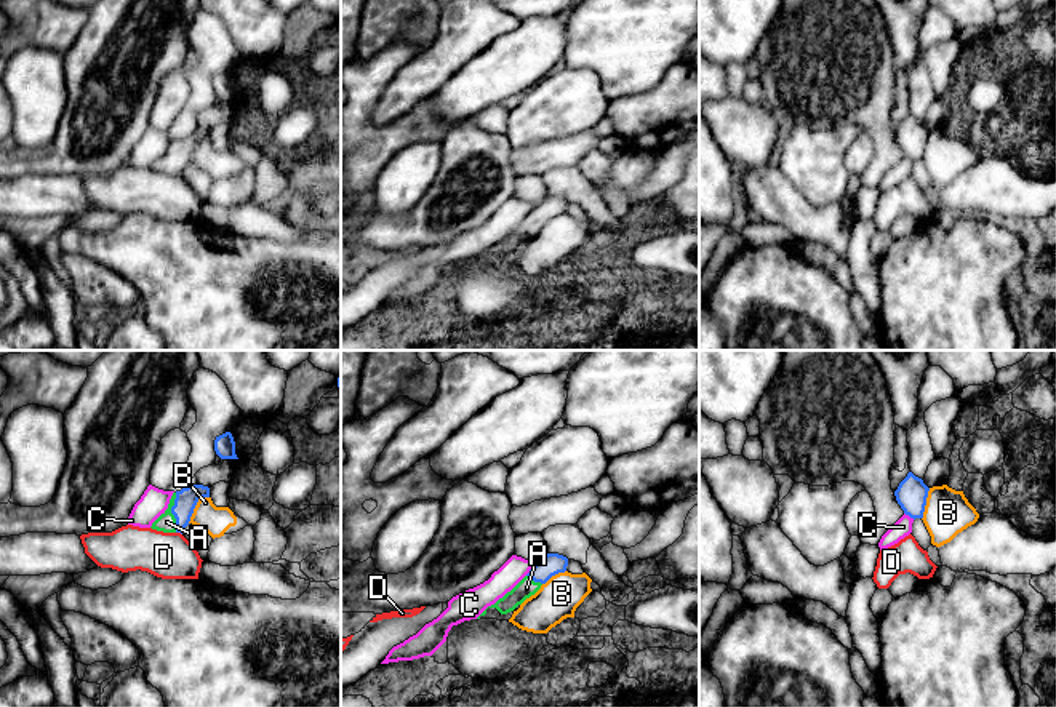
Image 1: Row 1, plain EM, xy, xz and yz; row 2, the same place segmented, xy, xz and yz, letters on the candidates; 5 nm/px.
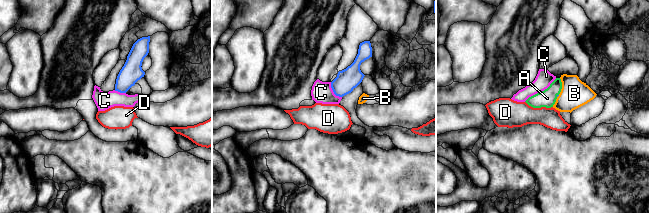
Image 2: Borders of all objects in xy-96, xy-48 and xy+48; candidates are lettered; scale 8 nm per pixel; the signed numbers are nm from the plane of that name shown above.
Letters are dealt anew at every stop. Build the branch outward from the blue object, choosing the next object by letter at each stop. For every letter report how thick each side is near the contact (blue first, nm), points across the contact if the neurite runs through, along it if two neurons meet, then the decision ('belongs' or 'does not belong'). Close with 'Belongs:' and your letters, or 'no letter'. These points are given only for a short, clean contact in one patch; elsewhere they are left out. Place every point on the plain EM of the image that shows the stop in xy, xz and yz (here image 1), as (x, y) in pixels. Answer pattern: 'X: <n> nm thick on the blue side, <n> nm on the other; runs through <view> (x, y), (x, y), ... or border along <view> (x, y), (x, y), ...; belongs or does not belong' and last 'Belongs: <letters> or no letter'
A: 110 nm thick on the blue side, 90 nm on the other; runs through xy (186, 141), (172, 154), (167, 163); belongs
B: 110 nm thick on the blue side, 140 nm on the other; border along xy (208, 138), (197, 144), (188, 163); does not belong
C: 110 nm thick on the blue side, 120 nm on the other; border along xz (540, 202), (525, 216); does not belong
D: 110 nm thick on the blue side, 240 nm on the other; border along xy (176, 173), (181, 176); does not belong
Belongs: A

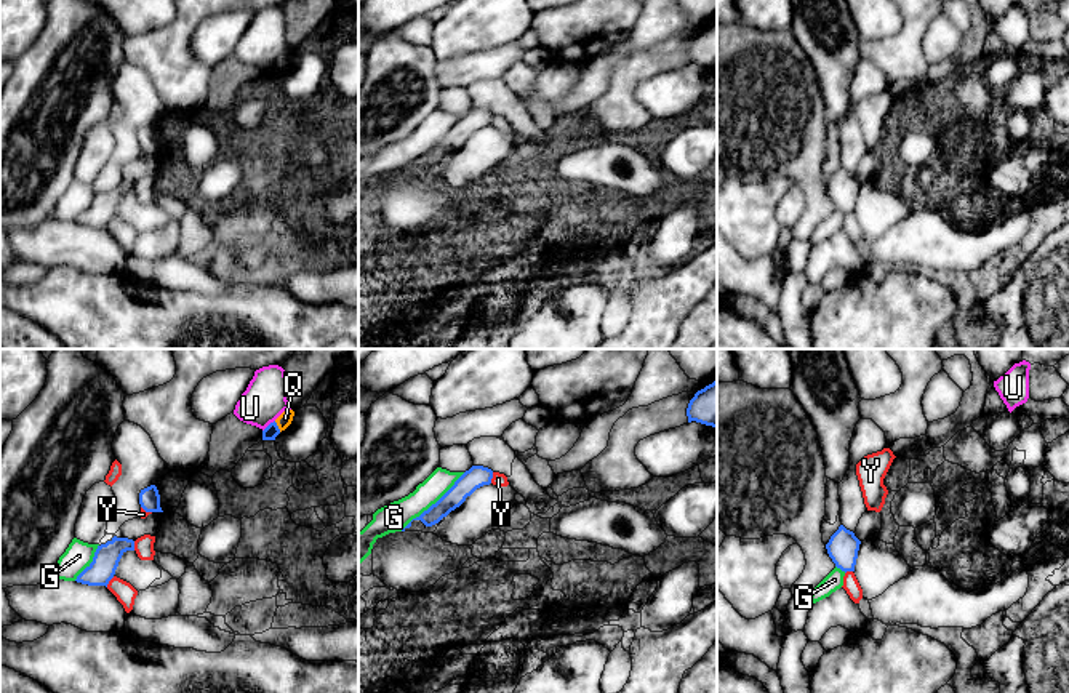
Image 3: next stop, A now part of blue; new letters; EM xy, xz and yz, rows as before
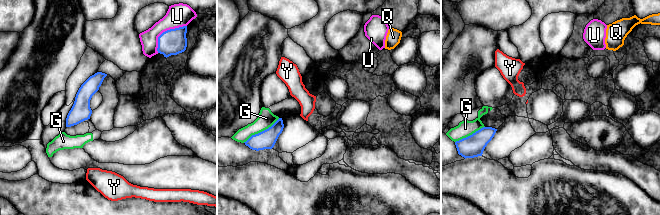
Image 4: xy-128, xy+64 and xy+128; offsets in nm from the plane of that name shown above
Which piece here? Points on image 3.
G: 110 nm thick on the blue side, 140 nm on the other; does not belong
Q: 70 nm thick on the blue side, 70 nm on the other; border along xy (274, 63), (280, 72); does not belong
U: 70 nm thick on the blue side, 220 nm on the other; does not belong
Y: 140 nm thick on the blue side, 100 nm on the other; does not belong
Belongs: no letter

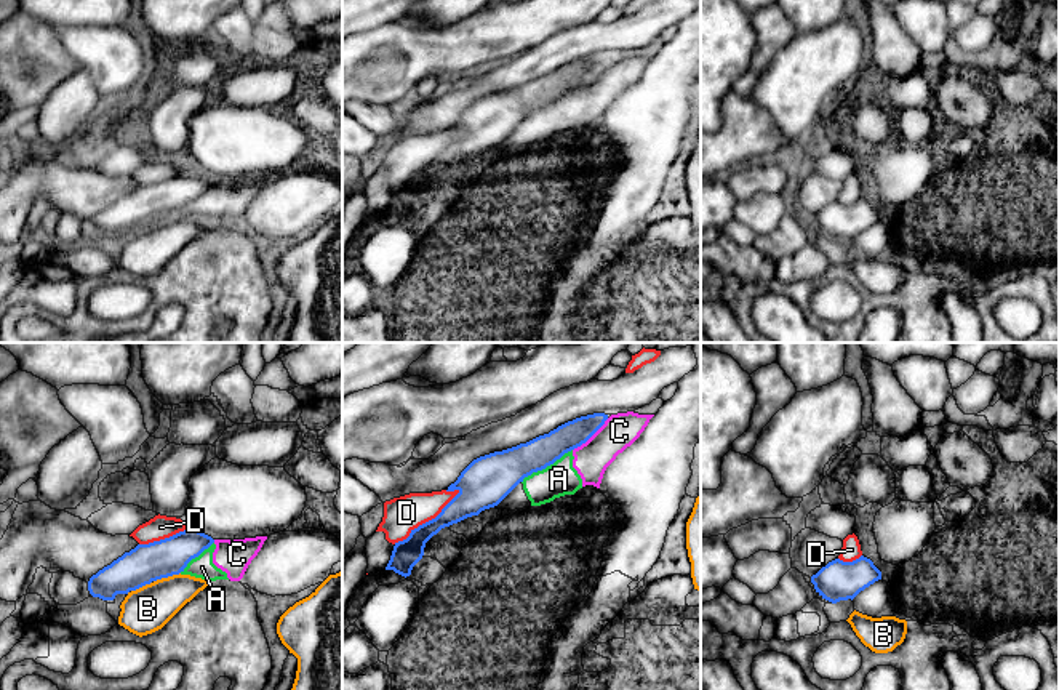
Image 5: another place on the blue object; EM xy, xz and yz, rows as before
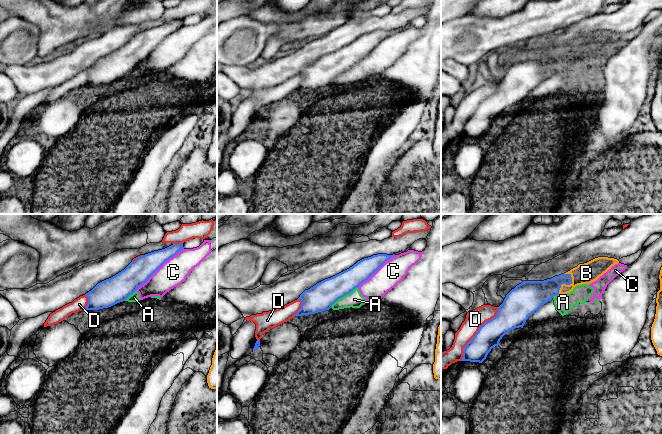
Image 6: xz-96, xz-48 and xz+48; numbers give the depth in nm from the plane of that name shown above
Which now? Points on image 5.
A: 220 nm thick on the blue side, 170 nm on the other; border along xz (571, 90), (544, 109), (528, 116), (522, 124); does not belong
B: 190 nm thick on the blue side, 220 nm on the other; does not belong
C: 160 nm thick on the blue side, 180 nm on the other; does not belong
D: 160 nm thick on the blue side, 180 nm on the other; does not belong
Belongs: no letter

